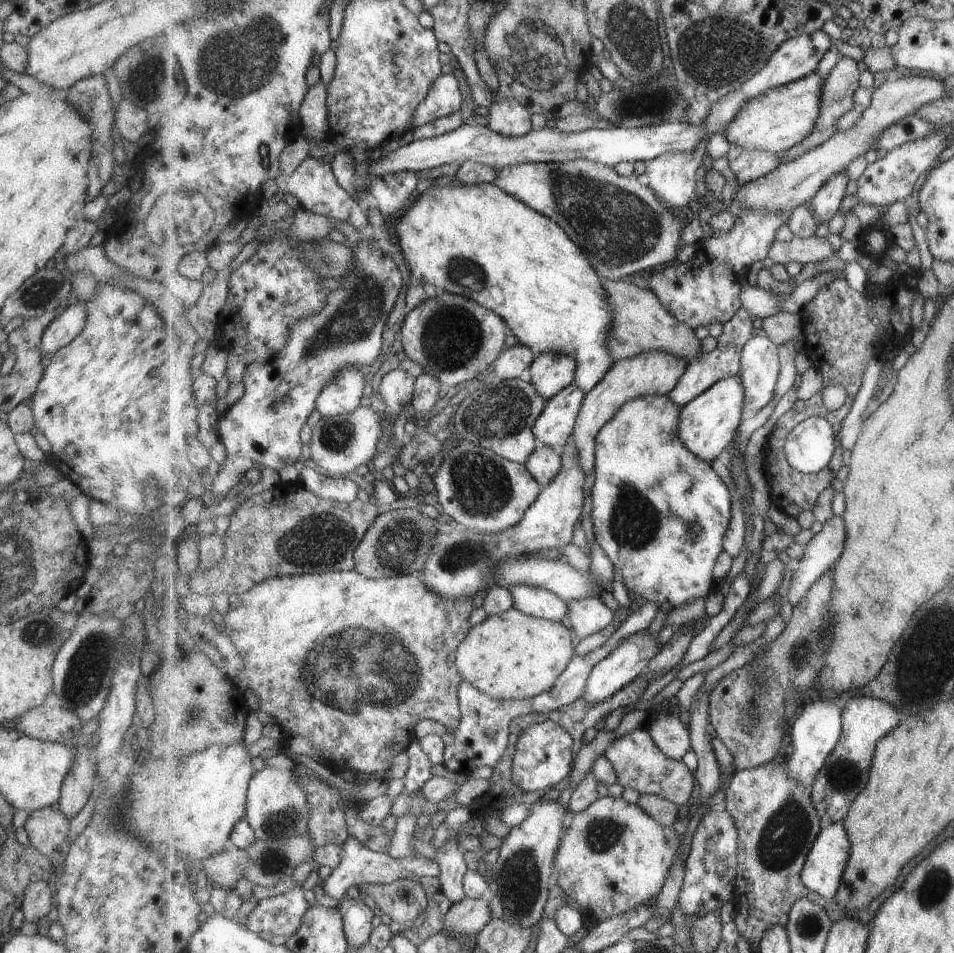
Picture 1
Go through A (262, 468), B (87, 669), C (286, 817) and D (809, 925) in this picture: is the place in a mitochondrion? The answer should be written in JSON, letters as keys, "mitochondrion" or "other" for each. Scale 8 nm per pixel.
{"A":"other","B":"mitochondrion","C":"mitochondrion","D":"mitochondrion"}

